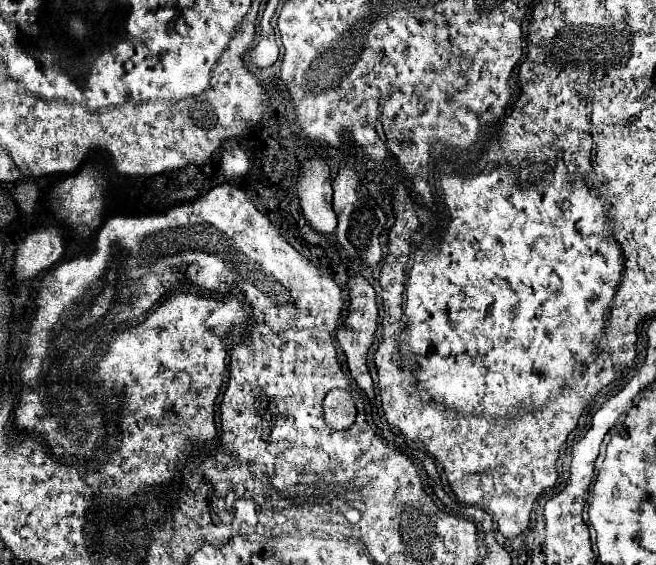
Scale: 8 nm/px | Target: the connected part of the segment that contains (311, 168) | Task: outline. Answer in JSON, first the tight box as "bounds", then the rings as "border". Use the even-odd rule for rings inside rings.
{"bounds":[298,160,338,234],"border":[[[308,160],[304,162],[300,180],[298,180],[298,196],[302,212],[312,226],[312,230],[320,234],[330,234],[336,230],[338,218],[332,208],[332,186],[330,186],[330,168],[324,160]]]}

